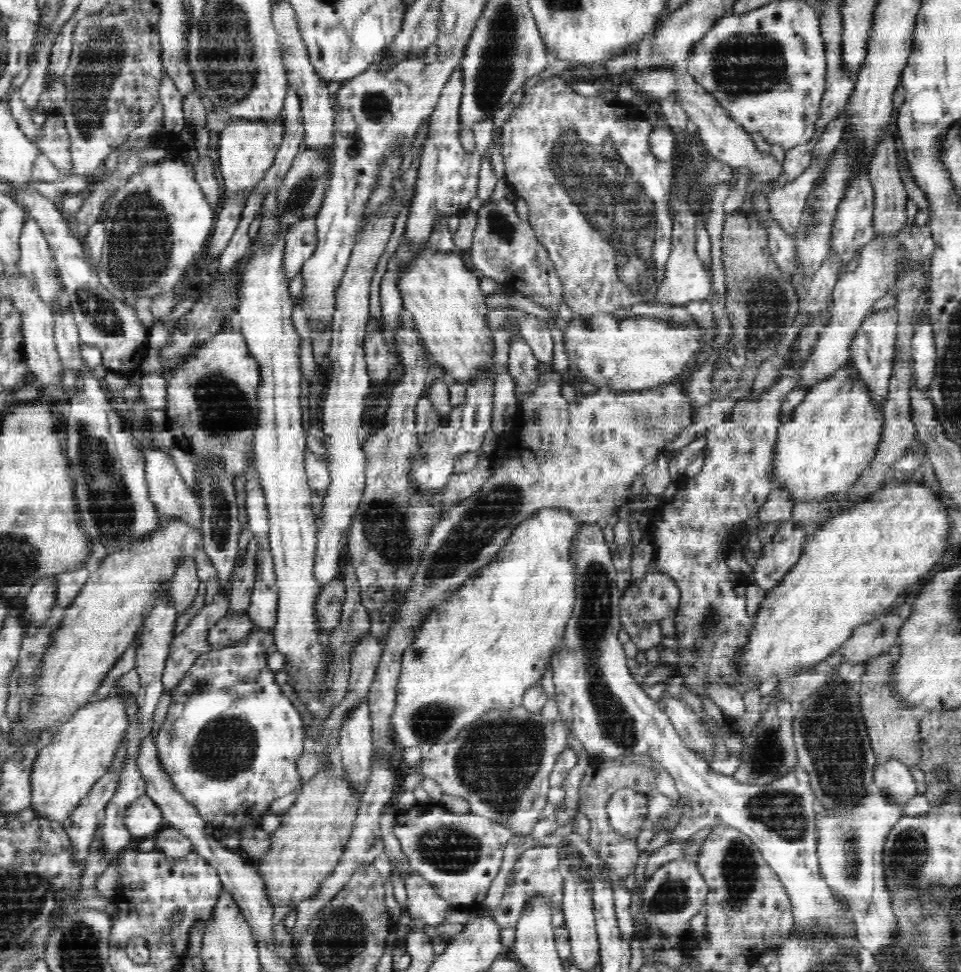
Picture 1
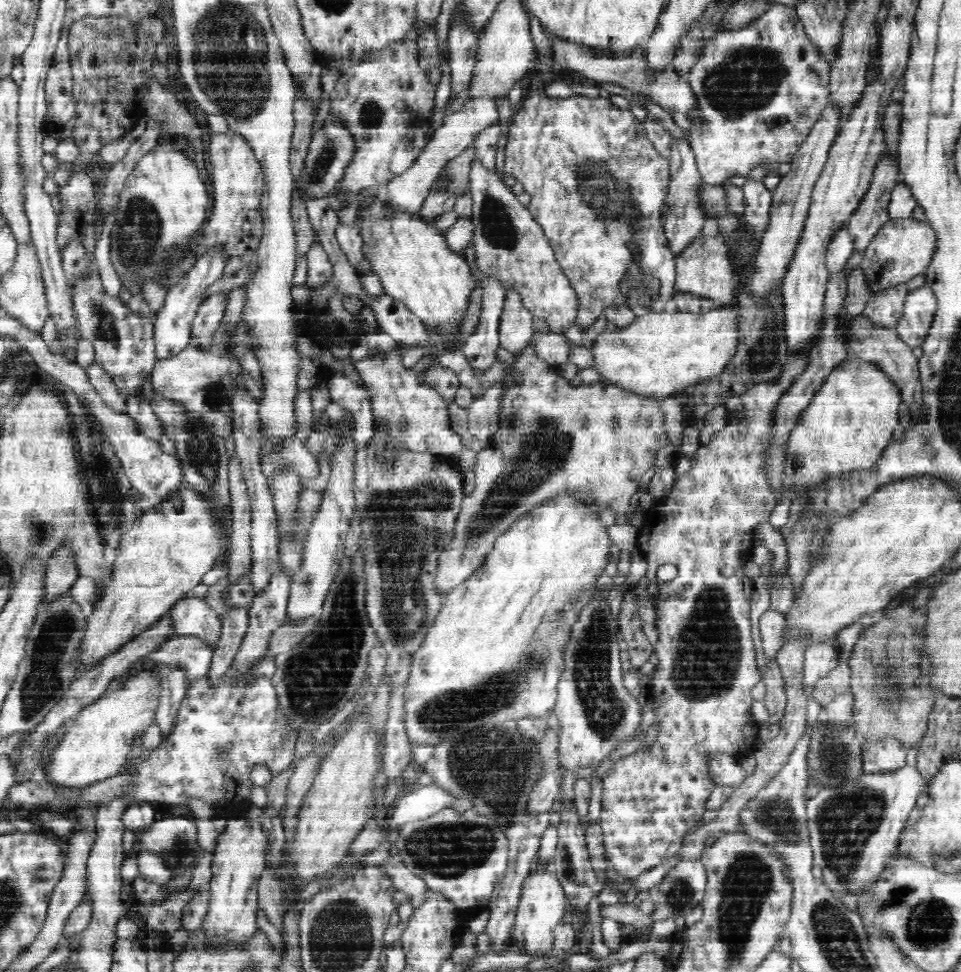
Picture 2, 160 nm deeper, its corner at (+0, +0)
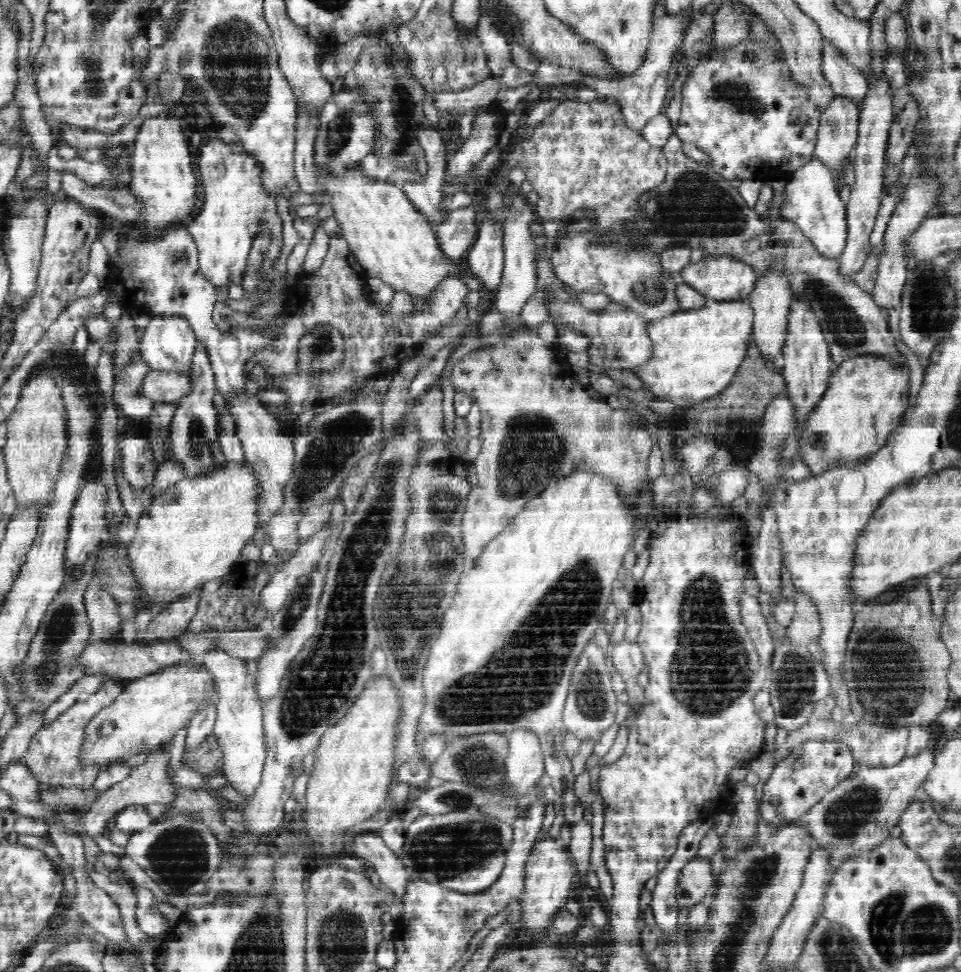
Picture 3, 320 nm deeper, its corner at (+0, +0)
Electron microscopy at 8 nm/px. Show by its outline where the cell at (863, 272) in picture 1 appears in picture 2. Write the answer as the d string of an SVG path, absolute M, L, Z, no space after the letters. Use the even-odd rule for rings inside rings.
M890 218L888 223L874 236L868 249L864 252L860 268L864 274L864 286L869 293L867 302L872 298L884 296L892 288L900 288L906 282L912 280L915 276L924 275L927 267L930 265L932 256L935 252L935 235L927 221L918 221L914 218Z

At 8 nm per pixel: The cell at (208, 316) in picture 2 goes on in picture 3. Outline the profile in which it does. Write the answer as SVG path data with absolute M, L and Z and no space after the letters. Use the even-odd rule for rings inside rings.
M196 340L191 366L194 368L194 385L183 399L176 402L176 410L174 410L174 416L170 422L170 430L168 430L168 448L172 452L175 462L182 465L183 476L195 479L221 471L229 463L229 460L222 452L219 435L221 419L219 411L212 403L212 397L217 389L208 349L203 340Z

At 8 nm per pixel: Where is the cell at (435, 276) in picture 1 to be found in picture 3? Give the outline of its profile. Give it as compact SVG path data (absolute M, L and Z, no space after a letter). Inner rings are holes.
M350 169L341 177L319 177L322 189L327 189L331 195L331 206L335 211L334 216L343 231L343 239L351 254L361 264L366 278L372 277L388 284L394 293L408 294L419 306L427 306L436 300L438 290L450 278L459 280L463 287L469 291L479 291L481 281L462 266L459 260L448 259L440 247L437 230L431 225L428 217L424 216L406 196L401 185L392 185L387 181L374 182L366 178L361 172Z

